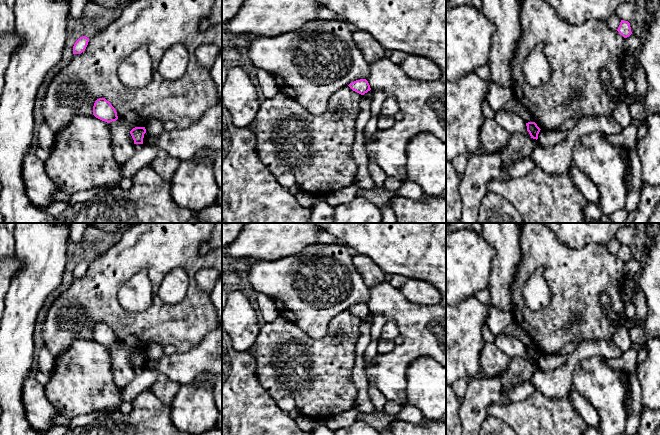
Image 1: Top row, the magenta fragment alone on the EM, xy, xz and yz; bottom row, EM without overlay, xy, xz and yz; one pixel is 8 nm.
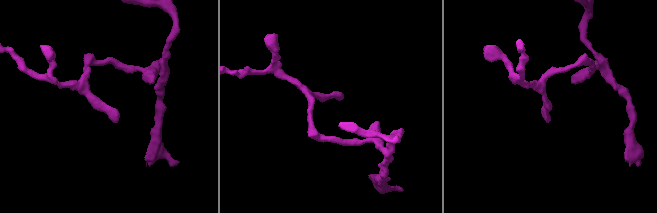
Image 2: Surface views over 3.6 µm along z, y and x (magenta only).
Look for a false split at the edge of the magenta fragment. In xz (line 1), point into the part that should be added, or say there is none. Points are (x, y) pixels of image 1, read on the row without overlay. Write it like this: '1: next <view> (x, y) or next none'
1: next none

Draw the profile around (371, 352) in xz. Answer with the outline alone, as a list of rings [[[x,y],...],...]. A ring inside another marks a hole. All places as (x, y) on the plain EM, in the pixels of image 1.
[[[371,341],[367,346],[364,353],[364,364],[371,363],[374,358],[379,354],[377,350],[378,341]]]

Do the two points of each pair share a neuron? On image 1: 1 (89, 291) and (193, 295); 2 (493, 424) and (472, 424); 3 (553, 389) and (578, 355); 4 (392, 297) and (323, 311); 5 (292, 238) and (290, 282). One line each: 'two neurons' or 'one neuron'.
1: one neuron
2: two neurons
3: one neuron
4: two neurons
5: two neurons

